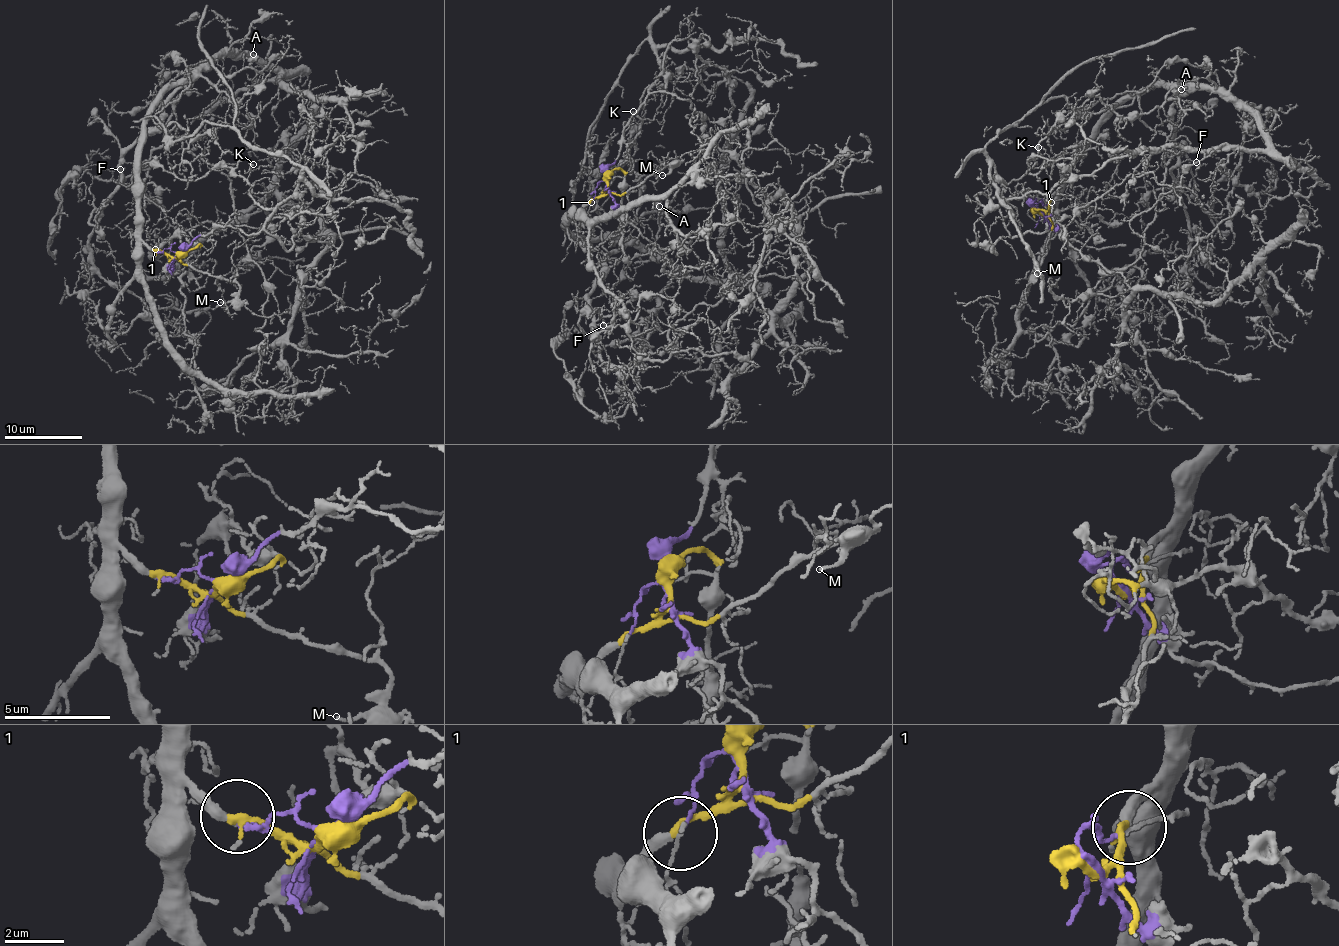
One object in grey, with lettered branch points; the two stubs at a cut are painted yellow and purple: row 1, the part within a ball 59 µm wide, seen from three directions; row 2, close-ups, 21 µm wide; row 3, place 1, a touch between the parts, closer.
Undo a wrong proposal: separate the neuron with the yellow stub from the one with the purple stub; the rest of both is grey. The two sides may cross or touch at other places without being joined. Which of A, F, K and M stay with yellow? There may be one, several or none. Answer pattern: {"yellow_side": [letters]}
{"yellow_side": ["A", "F", "M"]}

